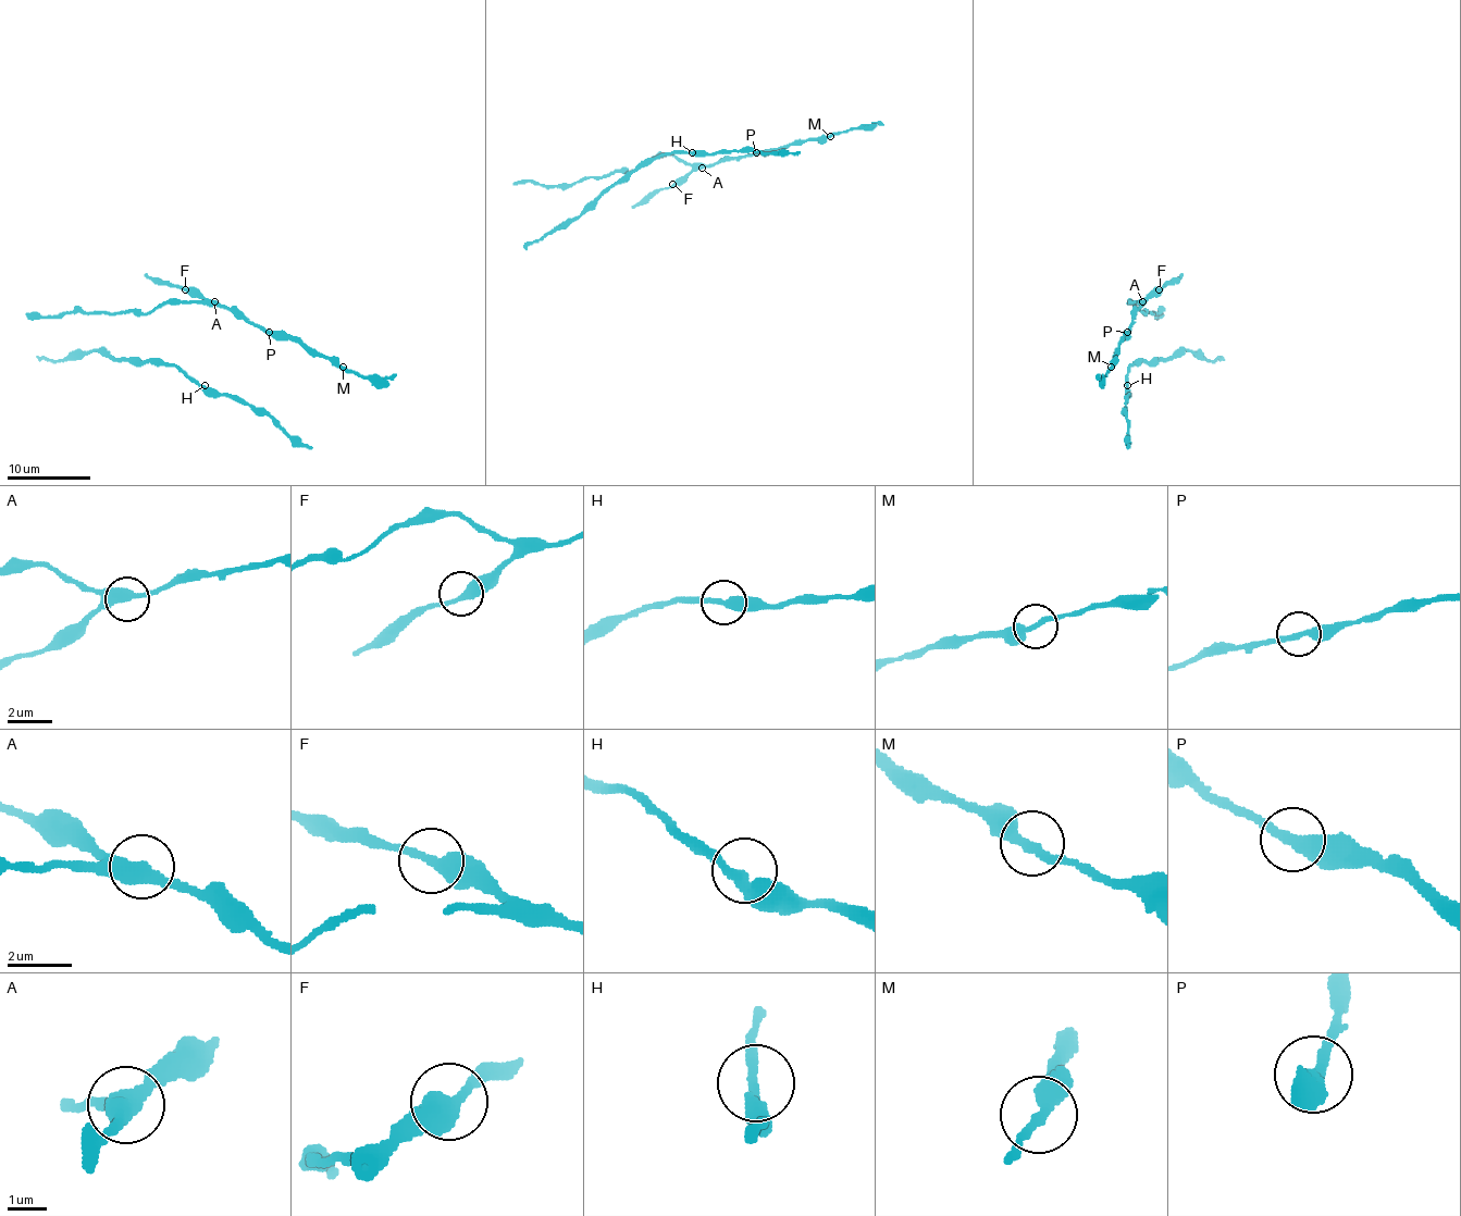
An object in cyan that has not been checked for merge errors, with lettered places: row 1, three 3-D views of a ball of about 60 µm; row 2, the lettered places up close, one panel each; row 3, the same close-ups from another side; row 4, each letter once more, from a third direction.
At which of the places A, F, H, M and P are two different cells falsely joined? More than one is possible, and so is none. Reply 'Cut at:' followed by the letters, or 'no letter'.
Cut at: no letter

